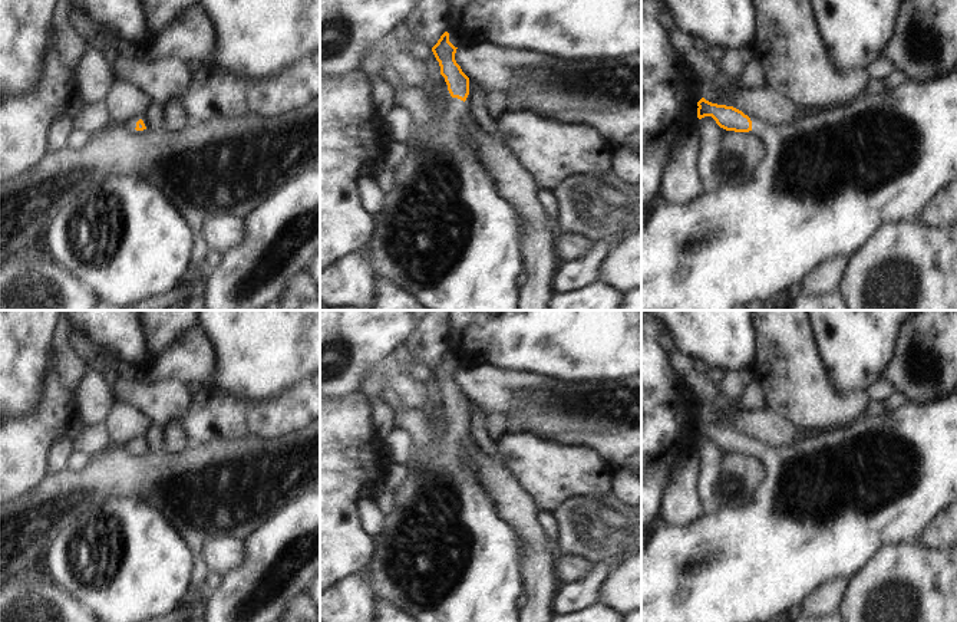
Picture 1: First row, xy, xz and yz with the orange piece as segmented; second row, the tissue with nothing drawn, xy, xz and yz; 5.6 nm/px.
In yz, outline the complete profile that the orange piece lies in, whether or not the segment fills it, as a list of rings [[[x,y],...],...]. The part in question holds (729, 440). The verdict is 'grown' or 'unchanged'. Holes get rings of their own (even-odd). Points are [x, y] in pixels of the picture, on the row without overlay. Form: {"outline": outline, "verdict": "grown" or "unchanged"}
{"outline": [[[957,389],[931,402],[910,402],[881,417],[864,415],[845,428],[806,434],[803,440],[791,447],[773,448],[760,442],[752,442],[733,428],[712,425],[704,419],[697,424],[697,428],[699,441],[712,438],[726,452],[753,452],[768,467],[768,473],[755,496],[746,504],[715,509],[712,513],[704,513],[692,526],[669,526],[661,523],[654,530],[641,550],[641,622],[768,622],[783,612],[796,613],[802,602],[815,589],[838,577],[854,577],[882,547],[900,543],[918,544],[925,527],[946,509],[957,503]]], "verdict": "grown"}

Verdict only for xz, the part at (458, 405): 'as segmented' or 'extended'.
extended

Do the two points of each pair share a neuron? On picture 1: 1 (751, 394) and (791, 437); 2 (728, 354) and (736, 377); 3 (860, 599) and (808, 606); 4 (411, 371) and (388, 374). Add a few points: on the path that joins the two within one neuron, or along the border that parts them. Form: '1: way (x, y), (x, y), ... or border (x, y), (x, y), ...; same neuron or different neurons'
1: border (765, 407), (753, 410), (729, 408); different neurons
2: border (751, 367), (726, 371); different neurons
3: border (851, 579), (838, 606); different neurons
4: border (403, 362), (403, 374), (422, 385); different neurons

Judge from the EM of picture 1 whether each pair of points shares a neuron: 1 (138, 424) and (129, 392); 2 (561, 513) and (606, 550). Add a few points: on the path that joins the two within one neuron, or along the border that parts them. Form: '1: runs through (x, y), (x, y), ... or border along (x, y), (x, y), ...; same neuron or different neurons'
1: border along (118, 400), (131, 404), (152, 423); different neurons
2: runs through (567, 526), (583, 542), (593, 542); same neuron

